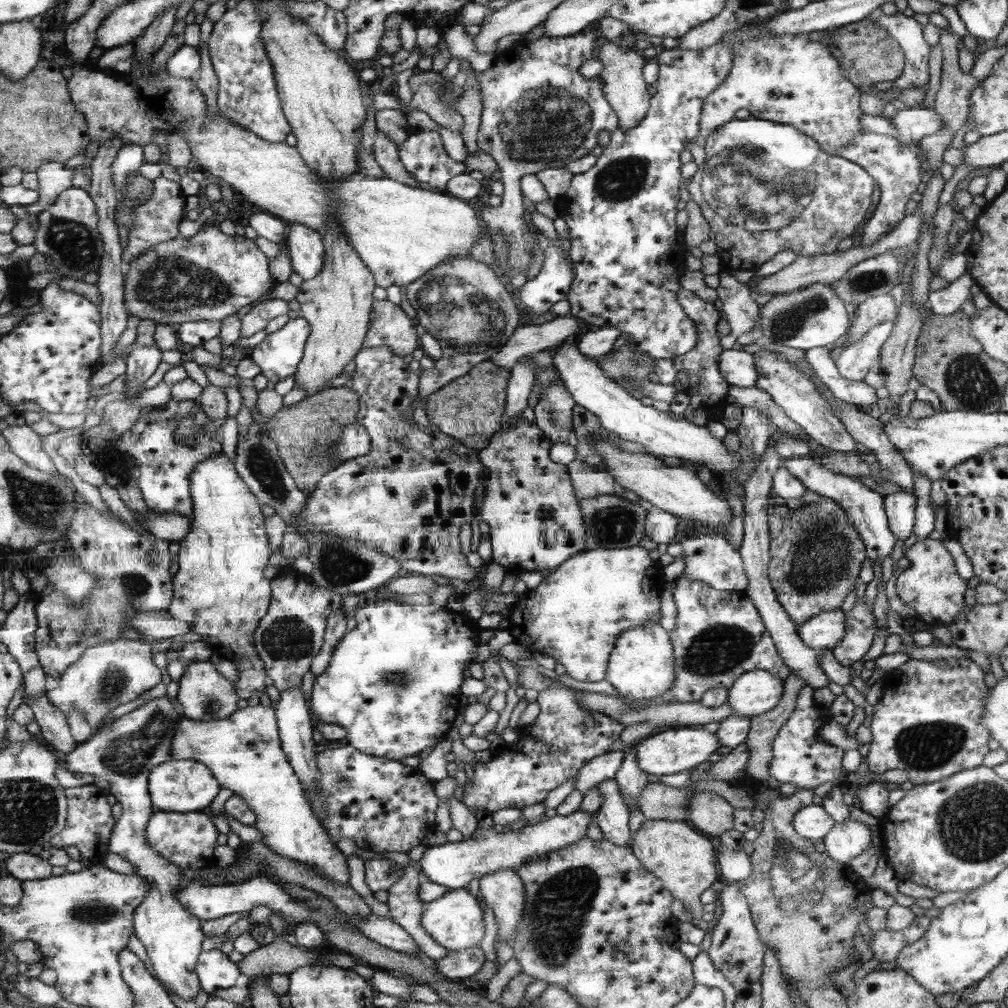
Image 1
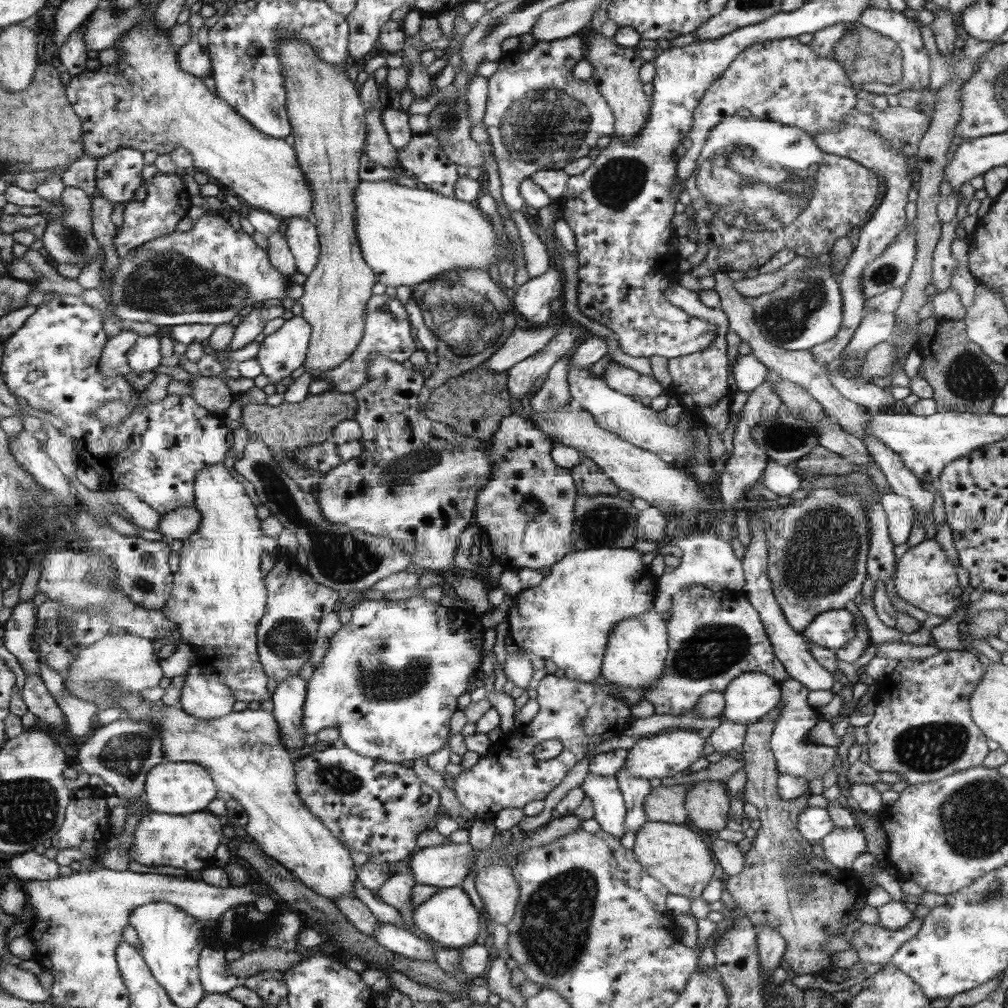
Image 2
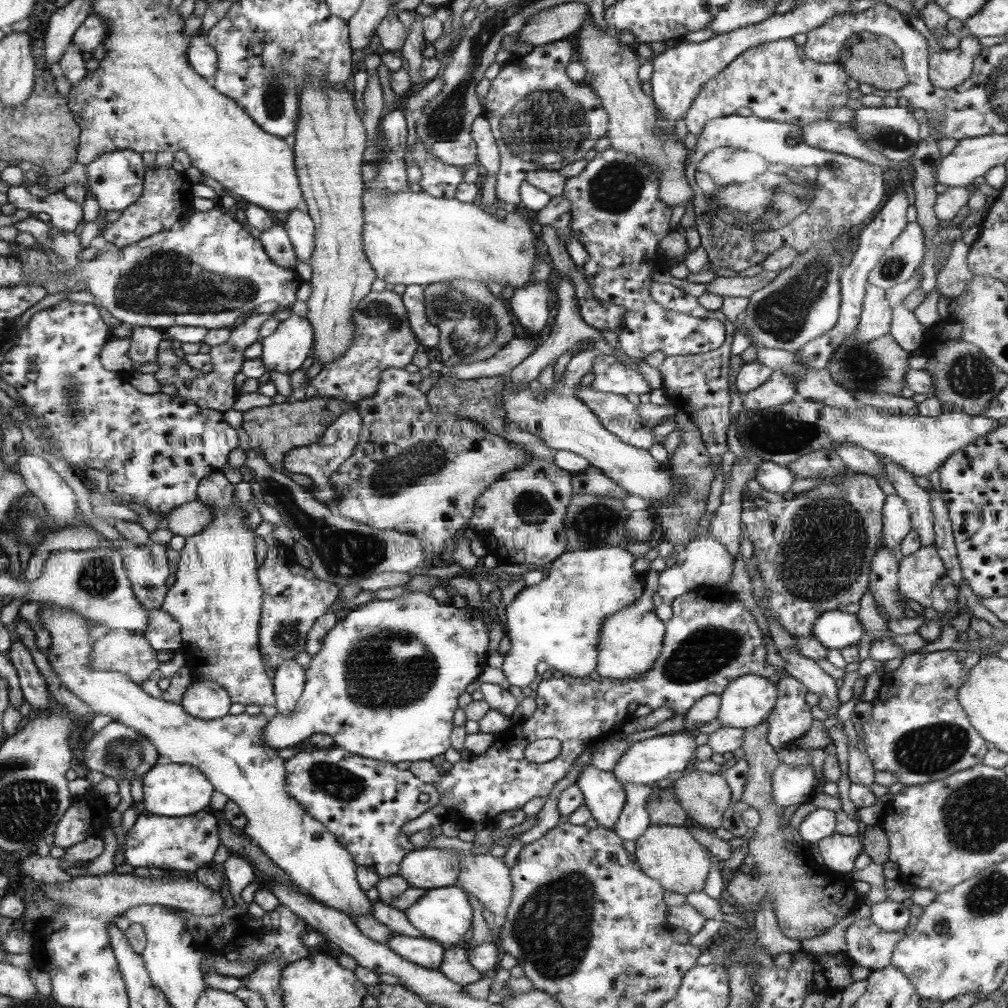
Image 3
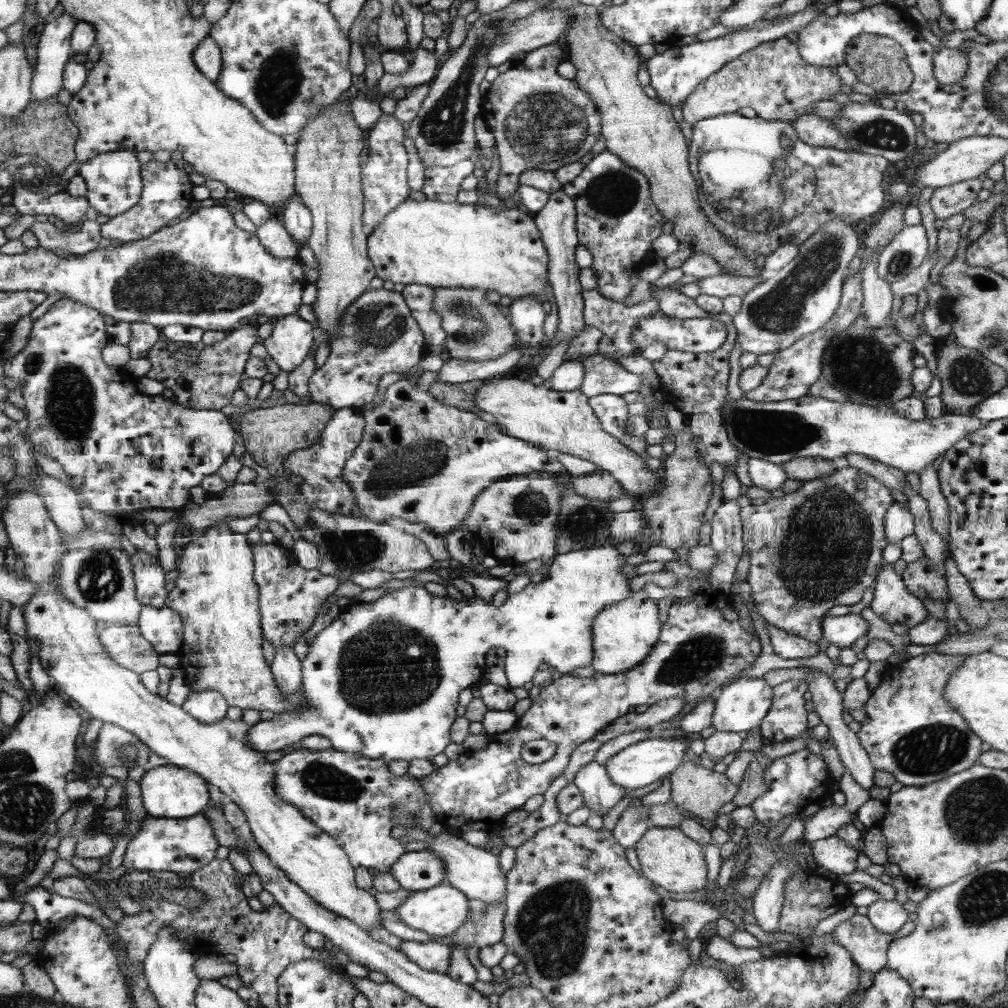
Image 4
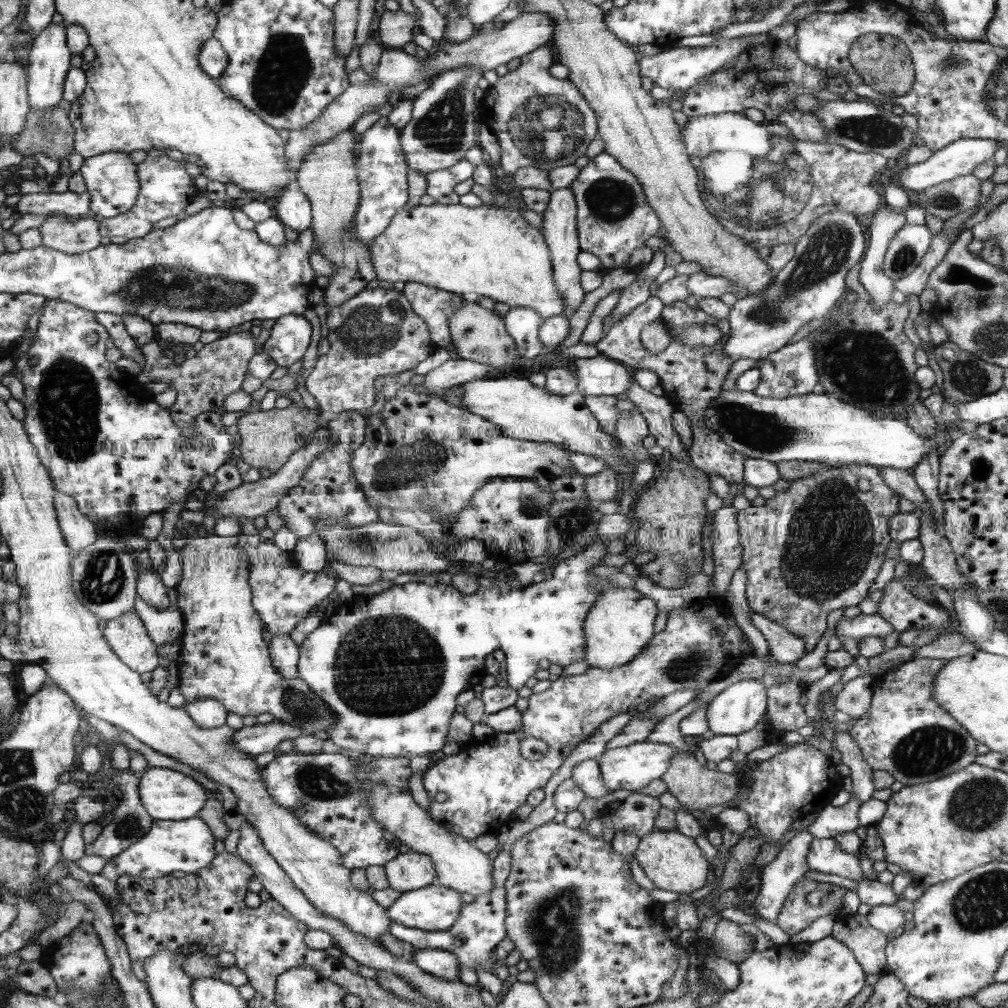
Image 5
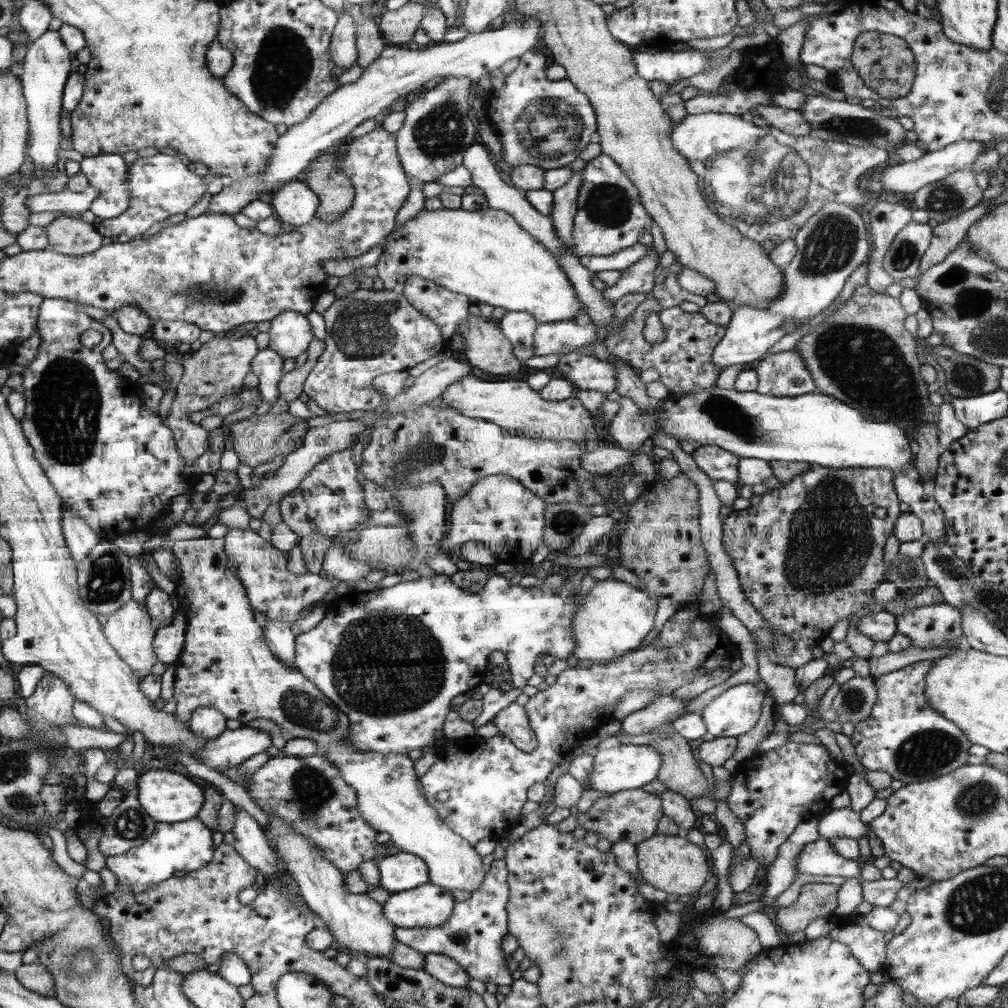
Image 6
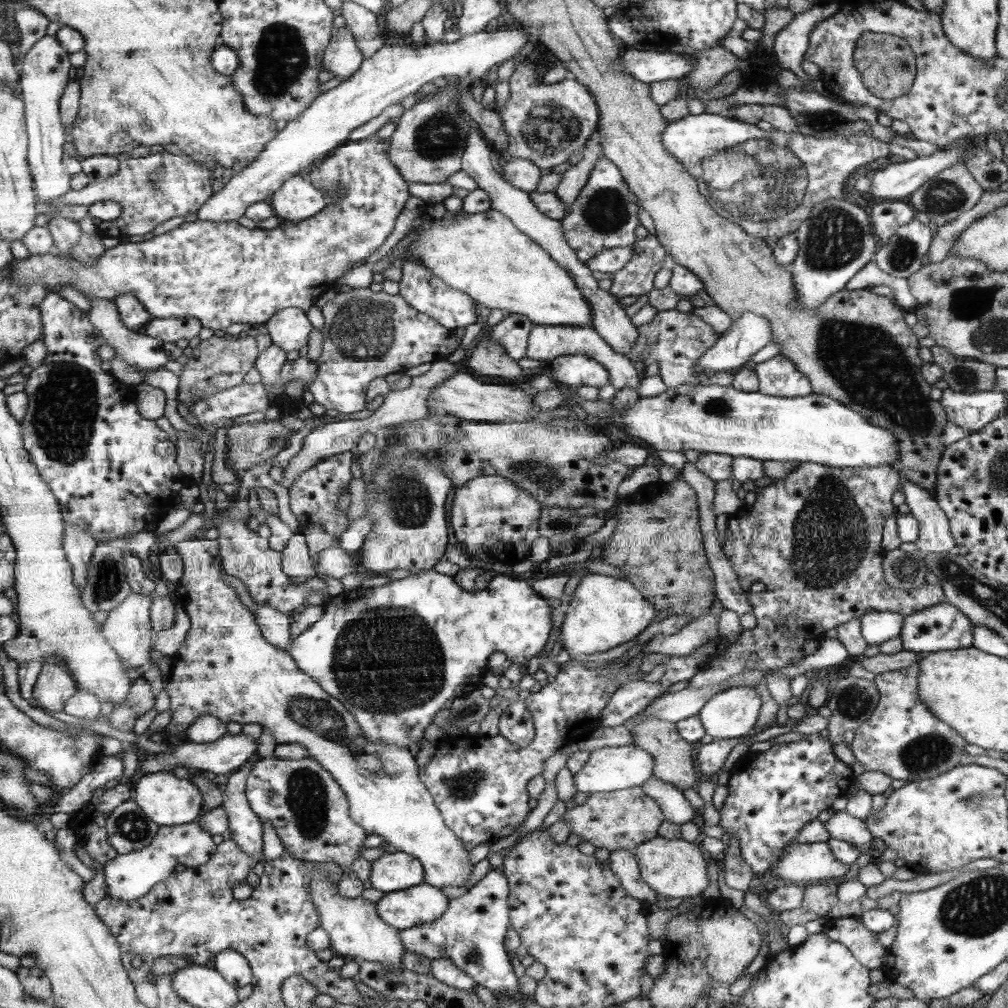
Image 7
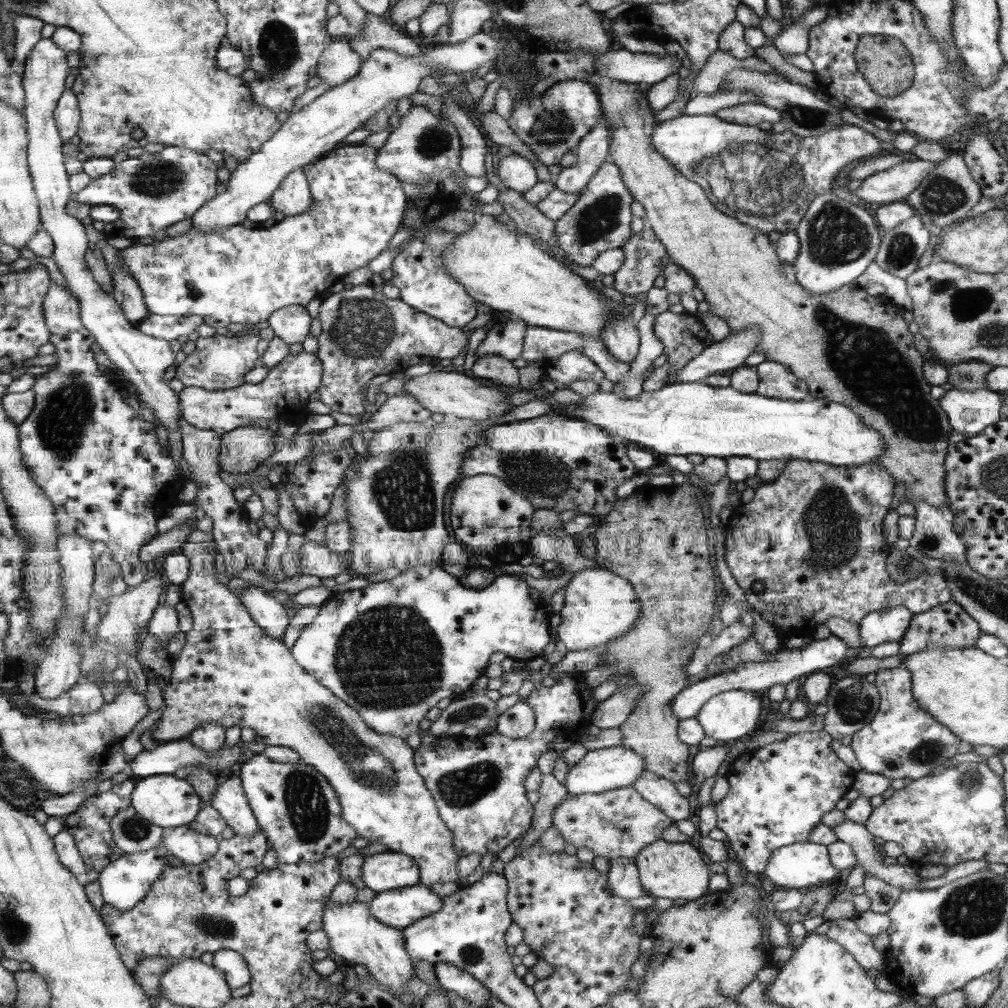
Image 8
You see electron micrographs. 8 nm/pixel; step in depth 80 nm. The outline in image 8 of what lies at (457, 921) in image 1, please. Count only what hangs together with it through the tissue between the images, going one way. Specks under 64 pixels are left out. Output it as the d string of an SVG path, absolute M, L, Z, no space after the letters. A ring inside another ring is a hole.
M420 883L413 887L378 892L368 904L370 912L382 924L404 929L416 921L440 913L443 897L433 892L429 885Z

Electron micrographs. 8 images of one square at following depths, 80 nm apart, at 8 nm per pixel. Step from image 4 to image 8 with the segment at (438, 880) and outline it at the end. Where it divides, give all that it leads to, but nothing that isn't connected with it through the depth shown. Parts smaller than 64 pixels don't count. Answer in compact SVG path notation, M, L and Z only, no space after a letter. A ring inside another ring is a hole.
M387 850L374 856L366 856L362 867L366 887L377 893L421 883L420 868L416 861L400 852Z

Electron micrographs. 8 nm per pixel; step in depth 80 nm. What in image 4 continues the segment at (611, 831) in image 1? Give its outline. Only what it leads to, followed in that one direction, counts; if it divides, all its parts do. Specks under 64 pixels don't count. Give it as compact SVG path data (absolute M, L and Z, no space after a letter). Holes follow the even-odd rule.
M595 760L578 770L572 782L582 794L583 804L596 816L606 816L627 792L610 780L609 772Z

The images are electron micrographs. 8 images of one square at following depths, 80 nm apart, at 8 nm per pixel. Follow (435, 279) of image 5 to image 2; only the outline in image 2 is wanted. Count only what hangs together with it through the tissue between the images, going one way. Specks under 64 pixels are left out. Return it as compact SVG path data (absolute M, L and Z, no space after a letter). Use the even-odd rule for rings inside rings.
M362 181L353 192L355 202L355 228L366 264L378 273L378 282L386 286L411 286L437 279L446 271L459 268L484 269L490 272L490 264L500 260L496 248L503 237L496 239L491 219L469 201L447 197L442 193L422 188L409 188L390 181Z

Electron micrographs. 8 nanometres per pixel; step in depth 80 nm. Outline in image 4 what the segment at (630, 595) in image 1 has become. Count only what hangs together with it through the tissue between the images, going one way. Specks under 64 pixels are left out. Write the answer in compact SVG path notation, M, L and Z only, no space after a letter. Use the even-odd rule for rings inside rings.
M607 542L602 546L594 546L592 548L583 548L582 550L574 550L572 552L557 553L554 557L551 567L549 568L549 577L543 579L538 584L527 583L528 586L524 590L512 593L509 596L500 596L497 600L486 604L486 601L478 596L466 597L464 601L456 601L448 594L445 597L432 595L426 588L418 586L402 588L402 590L394 590L384 597L380 597L372 602L354 602L350 603L345 610L338 612L338 615L332 621L330 626L326 626L312 640L309 645L309 651L306 658L301 661L302 676L303 676L303 695L305 696L305 707L300 707L298 710L288 711L285 713L275 713L275 717L270 720L261 719L250 730L250 744L262 752L281 752L285 746L301 742L307 736L318 735L331 740L331 746L340 749L342 752L353 752L362 756L370 757L371 759L382 759L387 763L391 760L414 760L418 758L432 759L436 754L444 752L446 746L451 742L451 726L455 721L456 708L458 708L458 694L464 688L473 689L478 685L483 678L483 674L487 669L486 653L492 647L505 648L507 653L507 661L505 664L505 673L509 680L508 688L522 688L526 682L530 682L534 678L534 674L538 670L538 666L542 662L546 662L549 666L556 668L556 675L570 675L572 670L576 668L584 668L590 666L594 659L594 622L595 616L605 610L607 606L611 606L615 602L621 602L625 598L629 598L632 588L628 584L628 576L622 572L624 566L624 556L618 552L618 546Z

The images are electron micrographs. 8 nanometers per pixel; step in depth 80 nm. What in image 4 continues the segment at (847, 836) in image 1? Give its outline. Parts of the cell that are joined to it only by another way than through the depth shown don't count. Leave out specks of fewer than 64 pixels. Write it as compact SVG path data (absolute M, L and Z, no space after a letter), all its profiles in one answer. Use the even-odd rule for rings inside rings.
M838 835L811 844L816 867L824 867L836 875L850 874L856 870L860 850L850 848Z

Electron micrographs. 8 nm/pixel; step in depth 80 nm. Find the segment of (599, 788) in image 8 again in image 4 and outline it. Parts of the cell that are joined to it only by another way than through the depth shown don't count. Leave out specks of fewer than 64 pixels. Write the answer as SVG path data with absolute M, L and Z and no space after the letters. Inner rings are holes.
M682 735L679 738L663 739L660 737L641 740L632 746L623 748L612 757L605 766L610 780L622 786L626 792L638 793L643 787L670 776L683 763L683 759L690 753L688 746L690 737Z

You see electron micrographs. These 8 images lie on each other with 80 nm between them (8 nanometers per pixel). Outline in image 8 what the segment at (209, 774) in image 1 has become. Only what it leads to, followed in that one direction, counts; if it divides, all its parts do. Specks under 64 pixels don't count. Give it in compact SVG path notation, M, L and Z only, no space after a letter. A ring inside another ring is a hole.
M155 775L135 779L135 788L130 794L130 802L141 818L162 829L190 825L196 820L198 812L204 805L200 794L189 784L189 781L180 780L174 775Z

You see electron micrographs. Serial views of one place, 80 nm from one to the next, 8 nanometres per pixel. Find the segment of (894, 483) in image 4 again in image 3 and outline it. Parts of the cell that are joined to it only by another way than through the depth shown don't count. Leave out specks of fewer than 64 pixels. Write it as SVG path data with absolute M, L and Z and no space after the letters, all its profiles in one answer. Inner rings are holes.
M838 444L834 448L834 452L851 471L872 475L874 478L885 473L885 468L879 461L879 456L856 446L856 444Z

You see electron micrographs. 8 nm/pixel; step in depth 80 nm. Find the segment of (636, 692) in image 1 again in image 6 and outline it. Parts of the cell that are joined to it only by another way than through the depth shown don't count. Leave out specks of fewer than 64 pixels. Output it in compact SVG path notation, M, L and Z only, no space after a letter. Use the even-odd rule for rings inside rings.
M598 580L586 597L580 597L573 631L577 636L574 656L583 663L606 664L638 649L655 626L657 600L646 591L618 580Z

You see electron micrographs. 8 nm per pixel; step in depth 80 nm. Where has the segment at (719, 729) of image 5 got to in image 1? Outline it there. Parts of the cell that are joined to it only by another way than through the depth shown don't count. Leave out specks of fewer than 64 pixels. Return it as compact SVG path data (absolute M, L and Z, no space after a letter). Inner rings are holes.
M750 671L739 676L729 688L727 701L732 705L733 714L741 717L753 717L772 710L782 698L785 681L768 671Z

